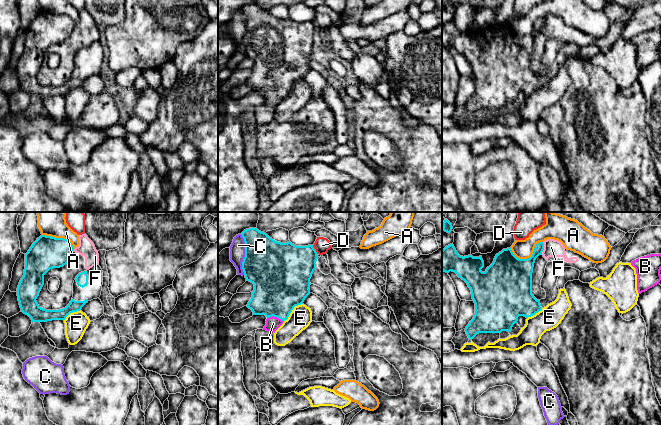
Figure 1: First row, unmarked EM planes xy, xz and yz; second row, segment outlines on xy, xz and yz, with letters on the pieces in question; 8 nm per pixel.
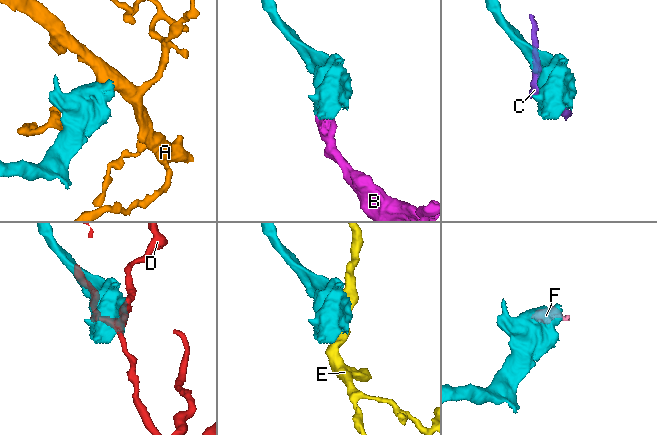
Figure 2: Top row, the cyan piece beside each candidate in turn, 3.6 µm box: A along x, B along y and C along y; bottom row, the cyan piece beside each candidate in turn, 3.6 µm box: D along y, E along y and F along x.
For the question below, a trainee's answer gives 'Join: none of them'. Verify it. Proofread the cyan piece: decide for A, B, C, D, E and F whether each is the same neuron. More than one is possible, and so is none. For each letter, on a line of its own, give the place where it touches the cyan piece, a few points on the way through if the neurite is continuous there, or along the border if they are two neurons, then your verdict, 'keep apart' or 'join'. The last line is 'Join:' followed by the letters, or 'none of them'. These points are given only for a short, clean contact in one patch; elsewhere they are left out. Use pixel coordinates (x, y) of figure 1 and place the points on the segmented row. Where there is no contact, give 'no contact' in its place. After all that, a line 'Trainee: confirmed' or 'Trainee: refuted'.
A: meets cyan in yz at (528, 258); keep apart
B: meets cyan in xz at (275, 316); join
C: meets cyan in xz at (245, 254); keep apart
D: meets cyan in xz at (314, 249); keep apart
E: meets cyan in xz at (292, 309); keep apart
F: meets cyan in yz at (543, 248); border along yz (543, 242), (543, 251), (541, 253); keep apart
Join: B
Trainee: refuted

